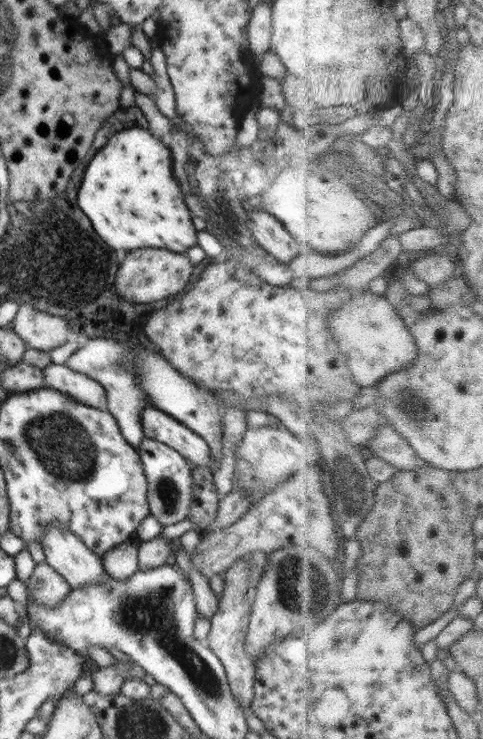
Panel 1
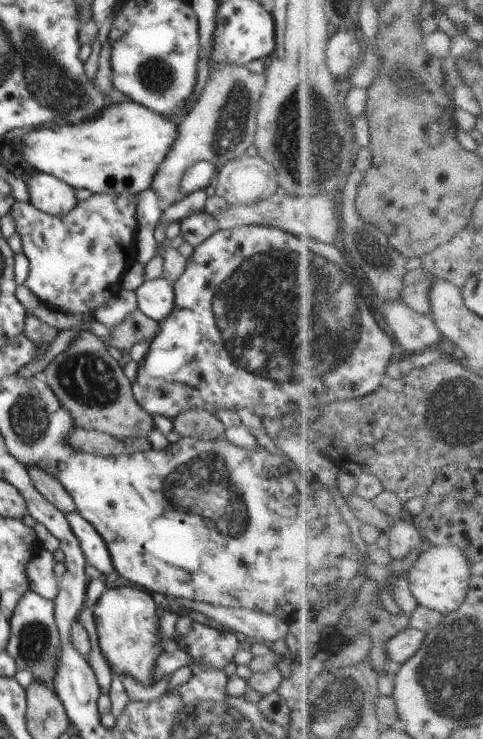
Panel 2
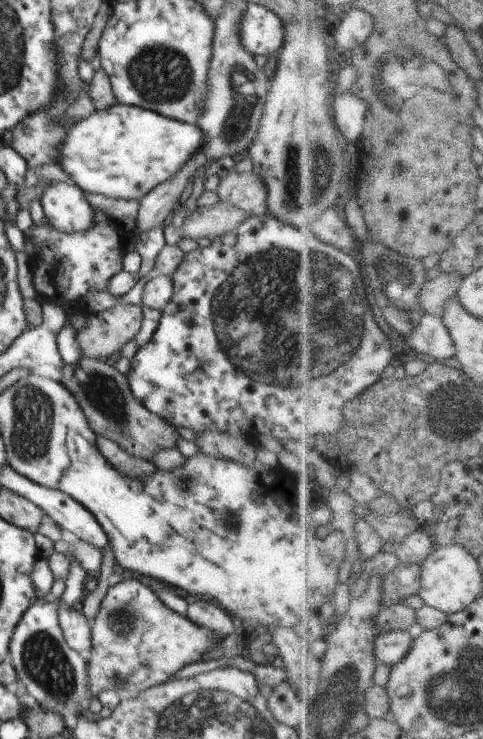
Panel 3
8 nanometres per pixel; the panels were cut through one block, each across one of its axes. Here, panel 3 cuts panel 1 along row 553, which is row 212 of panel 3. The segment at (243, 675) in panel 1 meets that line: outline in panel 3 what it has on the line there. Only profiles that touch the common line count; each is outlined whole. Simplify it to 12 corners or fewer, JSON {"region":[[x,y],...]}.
{"region":[[228,165],[219,200],[249,215],[266,215],[267,192],[256,172]]}

